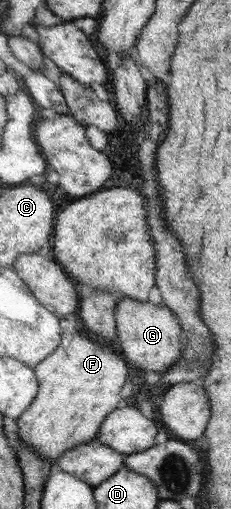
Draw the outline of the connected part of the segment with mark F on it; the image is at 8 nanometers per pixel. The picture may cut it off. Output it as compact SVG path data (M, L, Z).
M77 328L74 333L68 331L70 329L61 332L60 345L33 369L38 380L38 393L28 409L16 419L20 439L24 440L34 452L38 452L38 456L50 460L52 465L58 464L58 459L64 451L95 439L106 416L118 407L118 402L122 399L120 390L126 383L130 369L121 352L116 352L104 343L93 340L86 330L80 331Z

